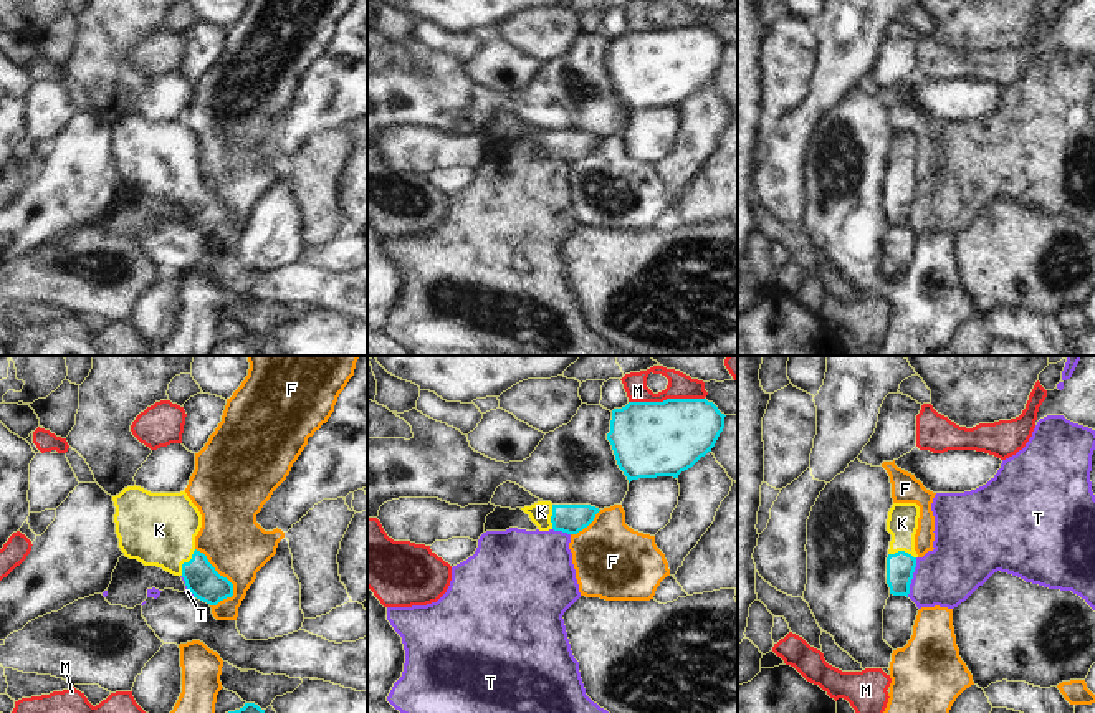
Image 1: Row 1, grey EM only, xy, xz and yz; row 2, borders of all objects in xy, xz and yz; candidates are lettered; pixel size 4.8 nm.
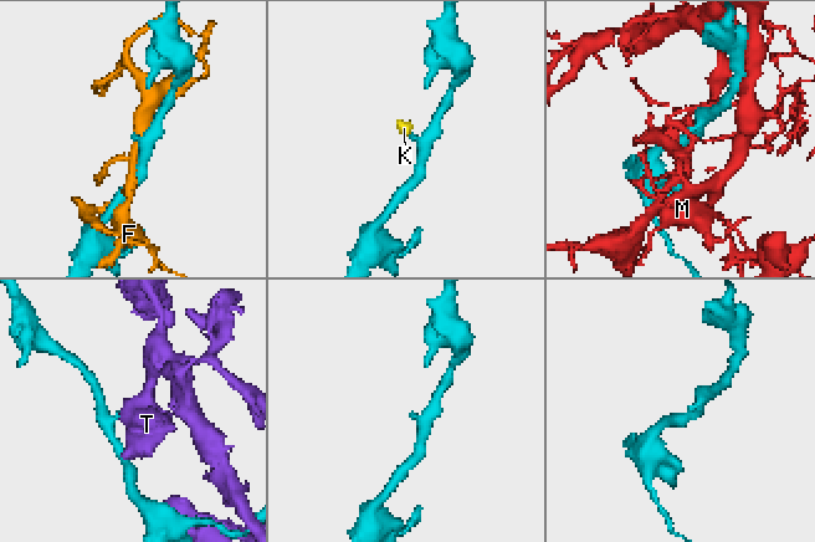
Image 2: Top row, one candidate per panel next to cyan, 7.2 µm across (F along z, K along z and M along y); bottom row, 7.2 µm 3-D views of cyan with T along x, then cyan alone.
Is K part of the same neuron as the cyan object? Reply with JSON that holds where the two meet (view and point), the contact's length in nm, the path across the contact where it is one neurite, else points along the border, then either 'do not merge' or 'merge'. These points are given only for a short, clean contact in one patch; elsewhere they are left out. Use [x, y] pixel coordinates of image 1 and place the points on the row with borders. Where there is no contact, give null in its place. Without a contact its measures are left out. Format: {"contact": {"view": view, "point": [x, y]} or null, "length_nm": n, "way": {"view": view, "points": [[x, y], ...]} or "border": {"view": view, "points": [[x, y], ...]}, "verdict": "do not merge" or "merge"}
{"contact": {"view": "xy", "point": [186, 563]}, "length_nm": 150, "way": {"view": "xy", "points": [[200, 578], [186, 563], [159, 530]]}, "verdict": "merge"}

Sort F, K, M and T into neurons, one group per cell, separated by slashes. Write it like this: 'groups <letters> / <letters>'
groups F / K / M / T

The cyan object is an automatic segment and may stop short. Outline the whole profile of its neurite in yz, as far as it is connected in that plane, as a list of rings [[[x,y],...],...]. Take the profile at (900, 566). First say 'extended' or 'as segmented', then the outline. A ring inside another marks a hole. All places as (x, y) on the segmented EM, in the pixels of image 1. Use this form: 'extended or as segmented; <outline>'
extended; [[[893,503],[888,511],[887,531],[892,534],[887,557],[887,584],[890,594],[910,594],[916,567],[915,534],[918,529],[920,506],[916,503]]]

